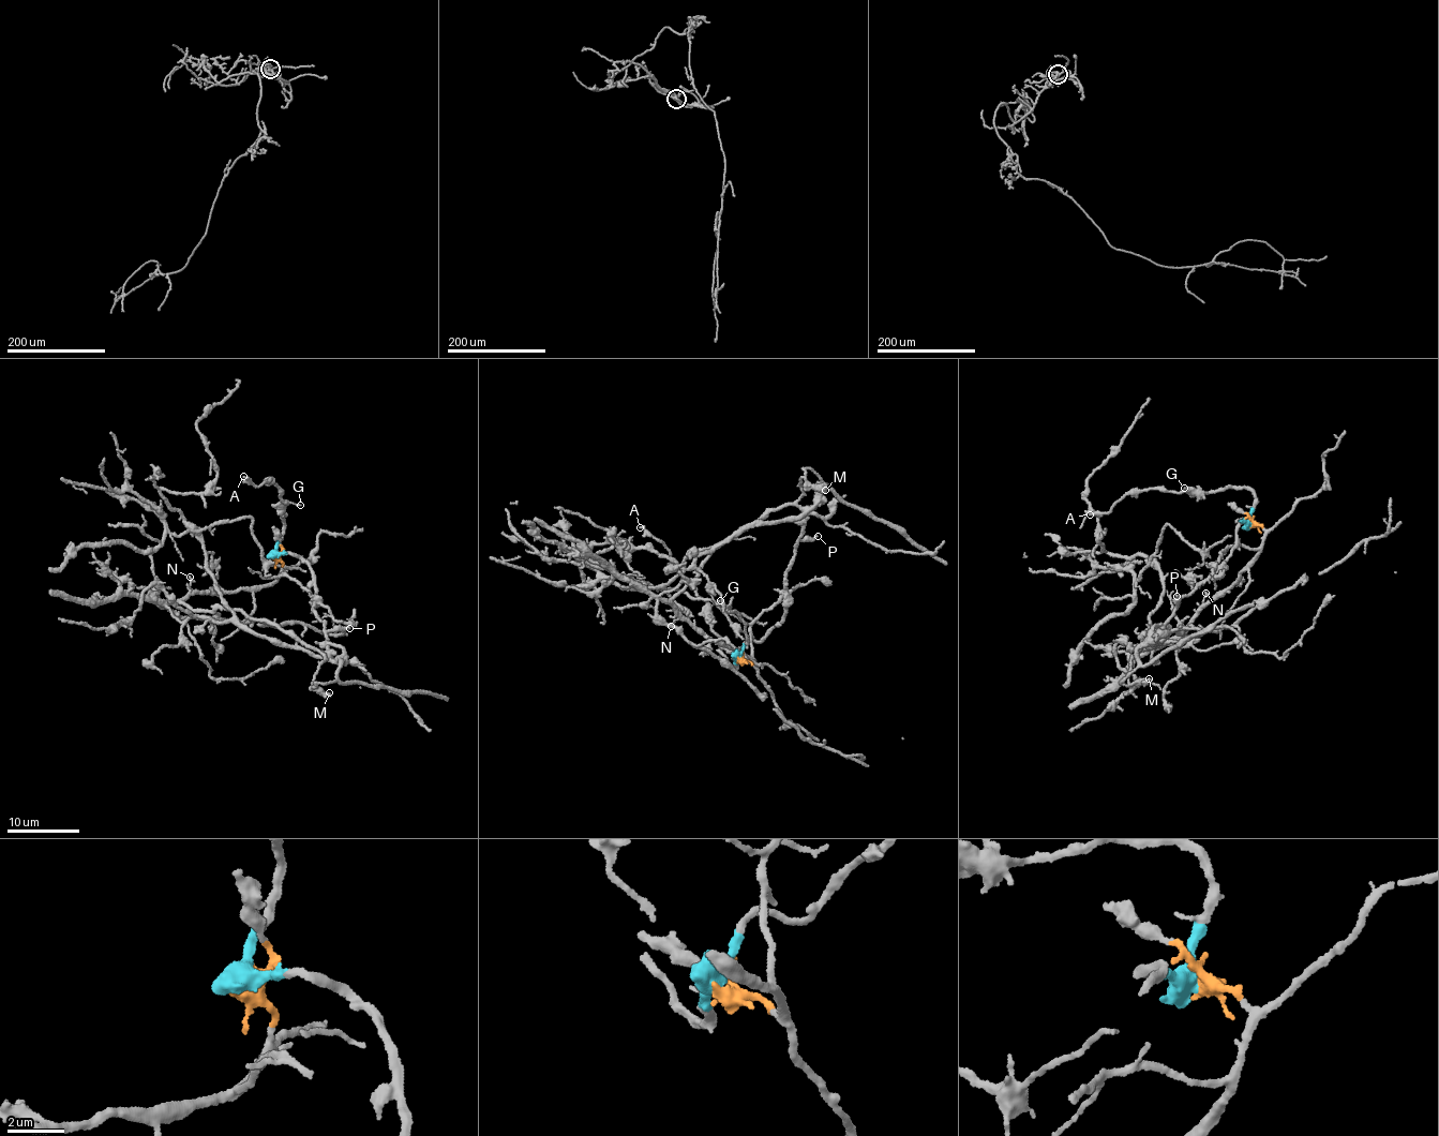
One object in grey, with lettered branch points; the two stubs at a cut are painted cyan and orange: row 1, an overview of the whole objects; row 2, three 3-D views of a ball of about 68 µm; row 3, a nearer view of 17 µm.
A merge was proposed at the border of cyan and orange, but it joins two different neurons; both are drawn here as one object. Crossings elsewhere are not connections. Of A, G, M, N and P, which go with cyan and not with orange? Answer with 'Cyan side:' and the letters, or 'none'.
Cyan side: A, G, M, P

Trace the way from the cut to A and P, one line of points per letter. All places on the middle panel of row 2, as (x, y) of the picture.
A: (738, 658), (733, 661), (733, 668), (710, 628), (710, 610), (673, 563), (669, 550), (660, 539), (639, 527)
P: (738, 658), (742, 645), (761, 641), (780, 623), (795, 548), (818, 536)

